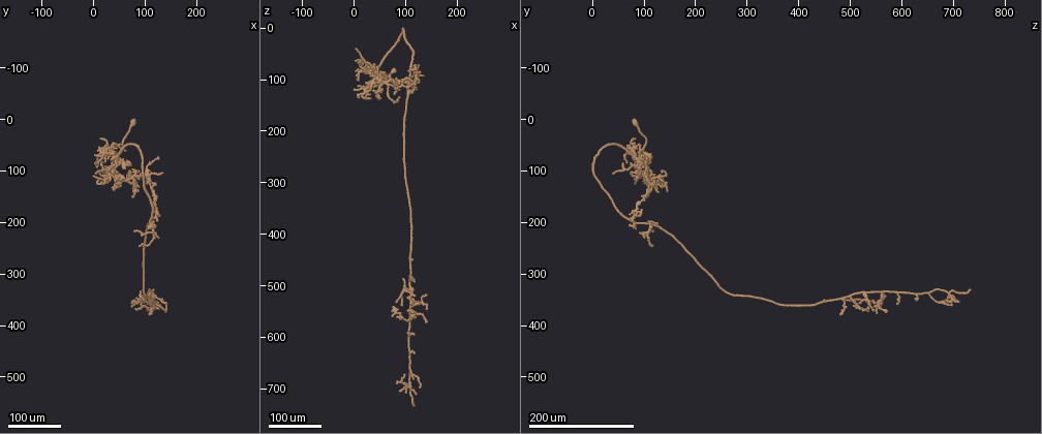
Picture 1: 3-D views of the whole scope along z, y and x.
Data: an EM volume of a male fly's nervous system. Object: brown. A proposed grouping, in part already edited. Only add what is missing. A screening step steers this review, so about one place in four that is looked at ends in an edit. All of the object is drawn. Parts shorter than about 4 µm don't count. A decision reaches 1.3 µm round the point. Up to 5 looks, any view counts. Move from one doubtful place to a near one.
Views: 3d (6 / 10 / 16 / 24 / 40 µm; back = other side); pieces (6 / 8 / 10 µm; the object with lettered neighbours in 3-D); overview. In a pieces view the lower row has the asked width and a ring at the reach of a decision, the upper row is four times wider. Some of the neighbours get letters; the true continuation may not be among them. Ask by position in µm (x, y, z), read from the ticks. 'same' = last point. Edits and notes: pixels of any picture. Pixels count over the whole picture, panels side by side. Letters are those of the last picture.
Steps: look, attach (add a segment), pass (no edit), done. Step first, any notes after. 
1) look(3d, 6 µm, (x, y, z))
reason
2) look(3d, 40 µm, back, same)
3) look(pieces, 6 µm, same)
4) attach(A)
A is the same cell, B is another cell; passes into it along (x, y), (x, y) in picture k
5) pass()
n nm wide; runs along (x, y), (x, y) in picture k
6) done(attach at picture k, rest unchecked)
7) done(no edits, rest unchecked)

look(3d, 24 µm, (65, 60, 90))
thin end

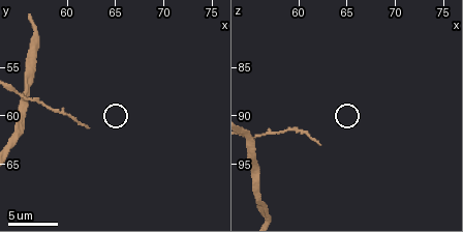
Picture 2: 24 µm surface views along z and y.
look(pieces, 8 µm, (62.2, 61.2, 92.6))

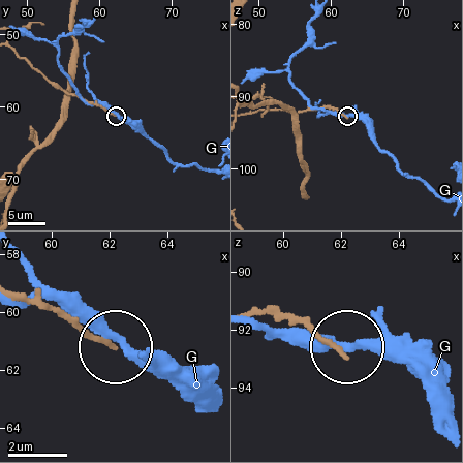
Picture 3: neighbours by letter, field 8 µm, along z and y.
pass()
130 nm wide; G is another cell; runs along (251, 312), (296, 314), (337, 346) in picture 3; none of them fits

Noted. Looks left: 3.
look(3d, 40 µm, (5, 80, 85))
free end

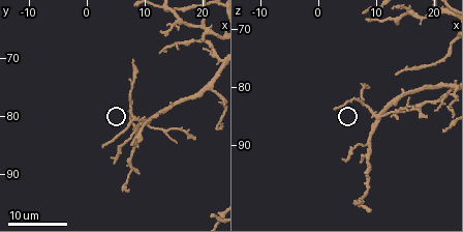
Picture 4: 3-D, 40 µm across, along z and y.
look(pieces, 6 µm, (2.5, 85.5, 84.0))
what lies round it

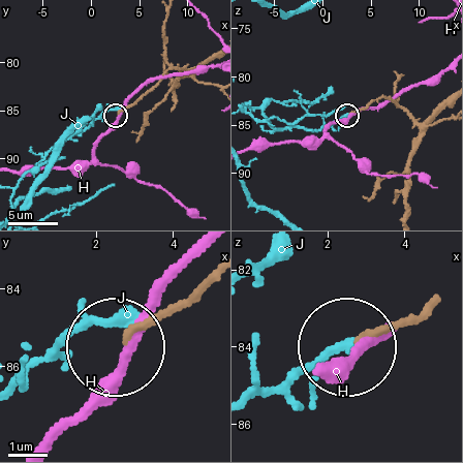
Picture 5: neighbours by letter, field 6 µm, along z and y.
pass()
H and J are other cells; runs along (207, 278), (147, 317), (127, 343) in picture 5; no lettered segment goes on from it

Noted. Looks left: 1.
done(no edits, rest unchecked)

